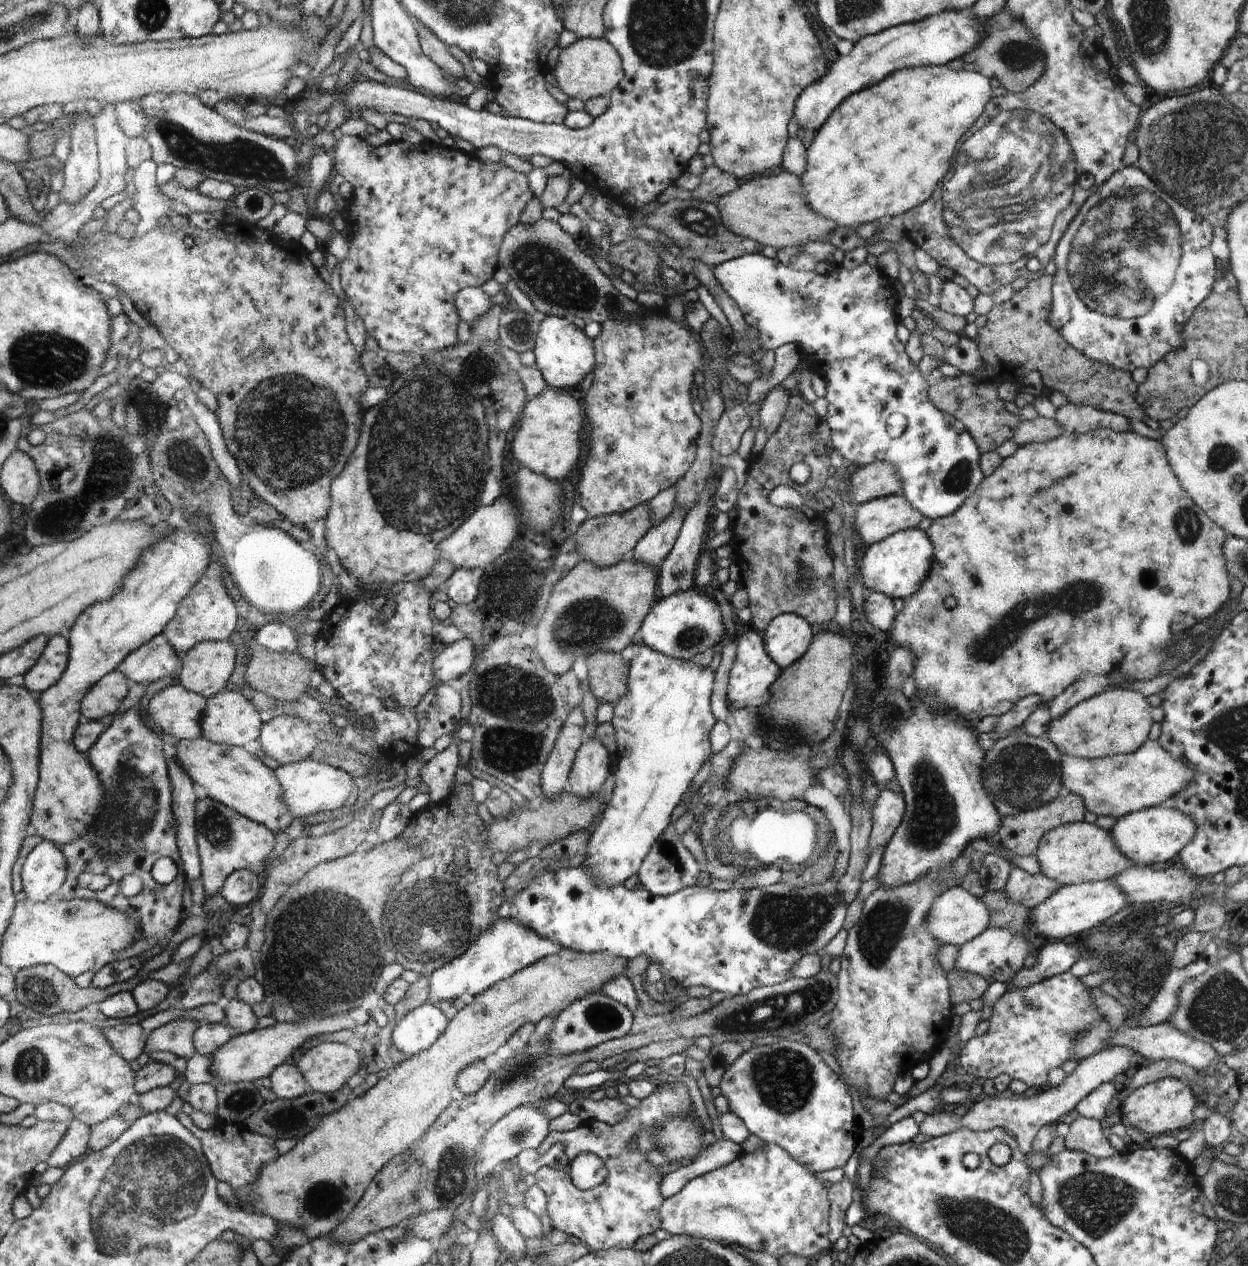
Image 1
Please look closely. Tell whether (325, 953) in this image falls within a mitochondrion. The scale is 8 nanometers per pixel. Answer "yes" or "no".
yes

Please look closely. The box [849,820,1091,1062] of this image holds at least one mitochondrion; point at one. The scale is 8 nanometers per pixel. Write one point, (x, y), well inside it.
(882, 929)

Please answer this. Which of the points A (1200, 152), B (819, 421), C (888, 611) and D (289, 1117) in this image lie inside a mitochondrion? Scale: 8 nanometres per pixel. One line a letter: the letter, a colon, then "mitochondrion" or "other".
A: mitochondrion
B: other
C: other
D: mitochondrion

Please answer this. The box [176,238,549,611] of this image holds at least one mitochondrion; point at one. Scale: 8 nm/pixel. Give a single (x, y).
(418, 455)

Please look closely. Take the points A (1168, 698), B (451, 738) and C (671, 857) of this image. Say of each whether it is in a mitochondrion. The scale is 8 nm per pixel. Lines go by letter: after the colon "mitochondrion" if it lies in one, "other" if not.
A: other
B: other
C: mitochondrion

